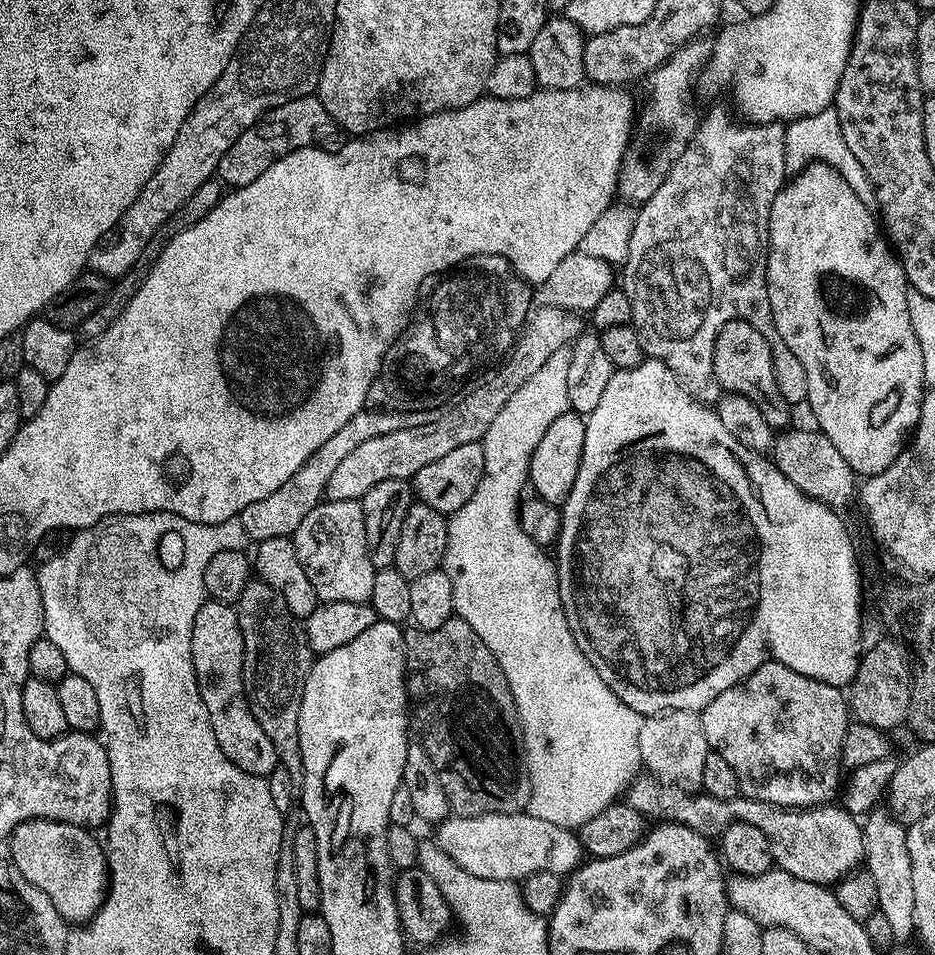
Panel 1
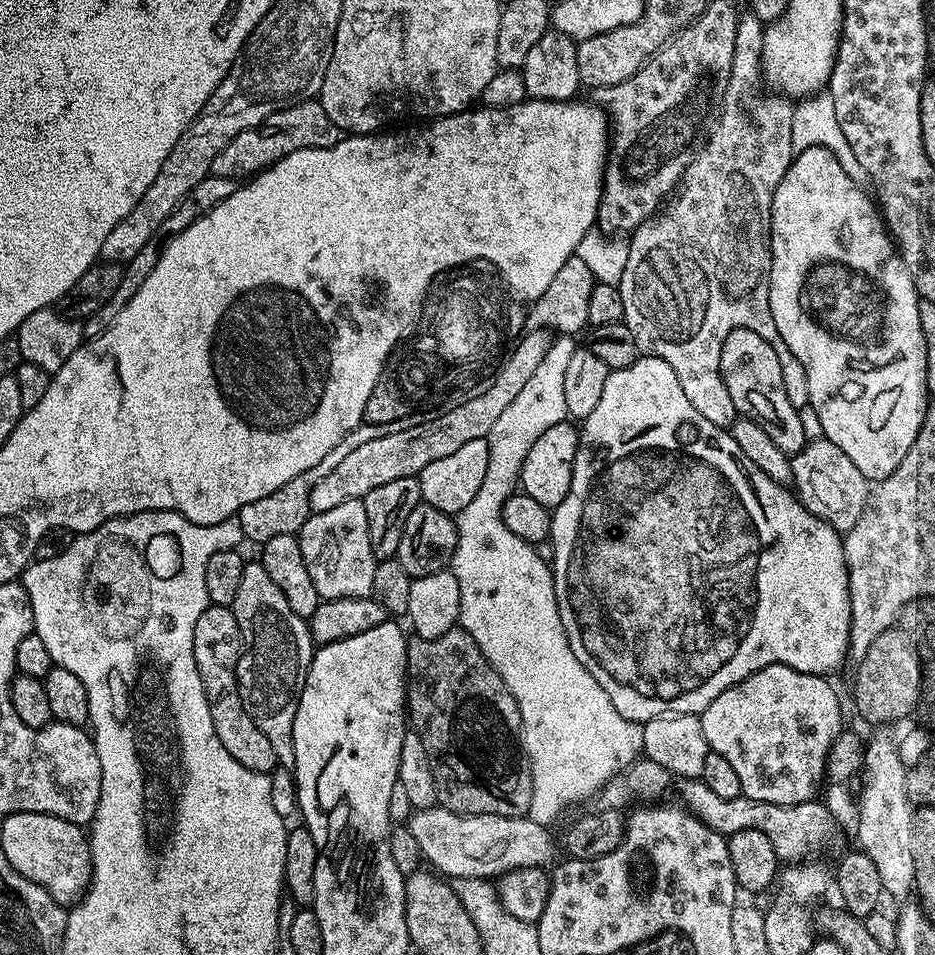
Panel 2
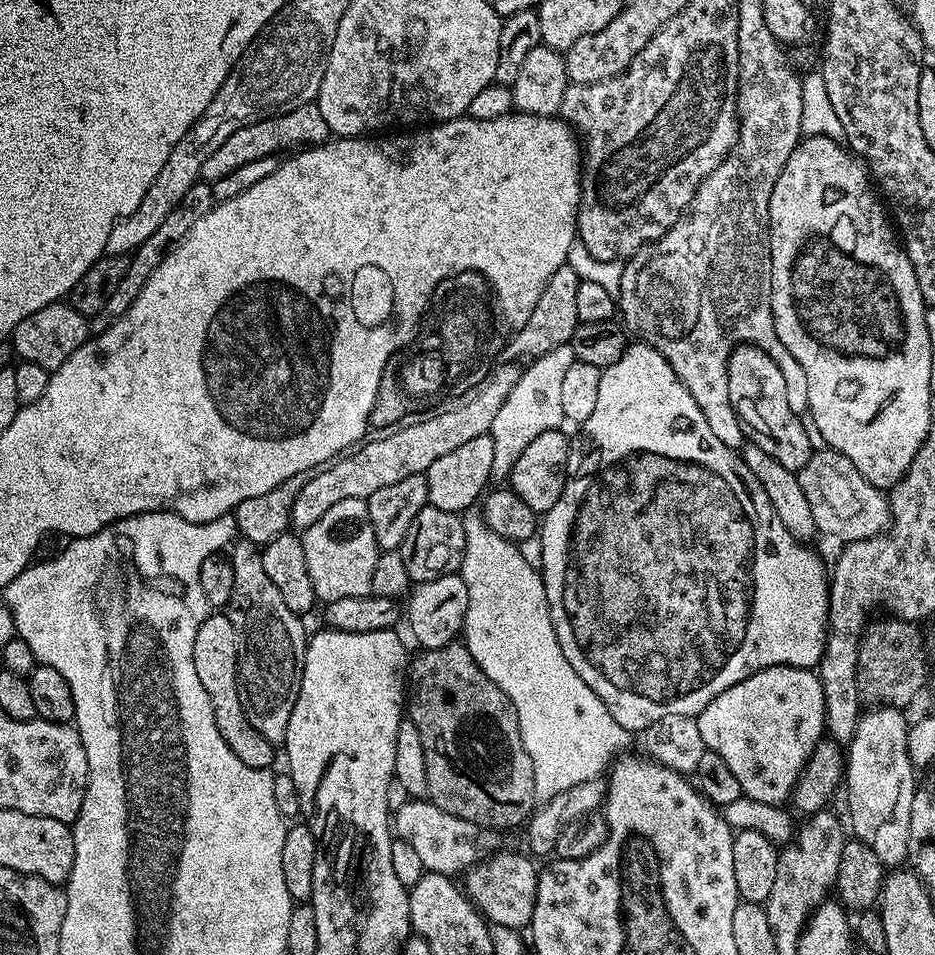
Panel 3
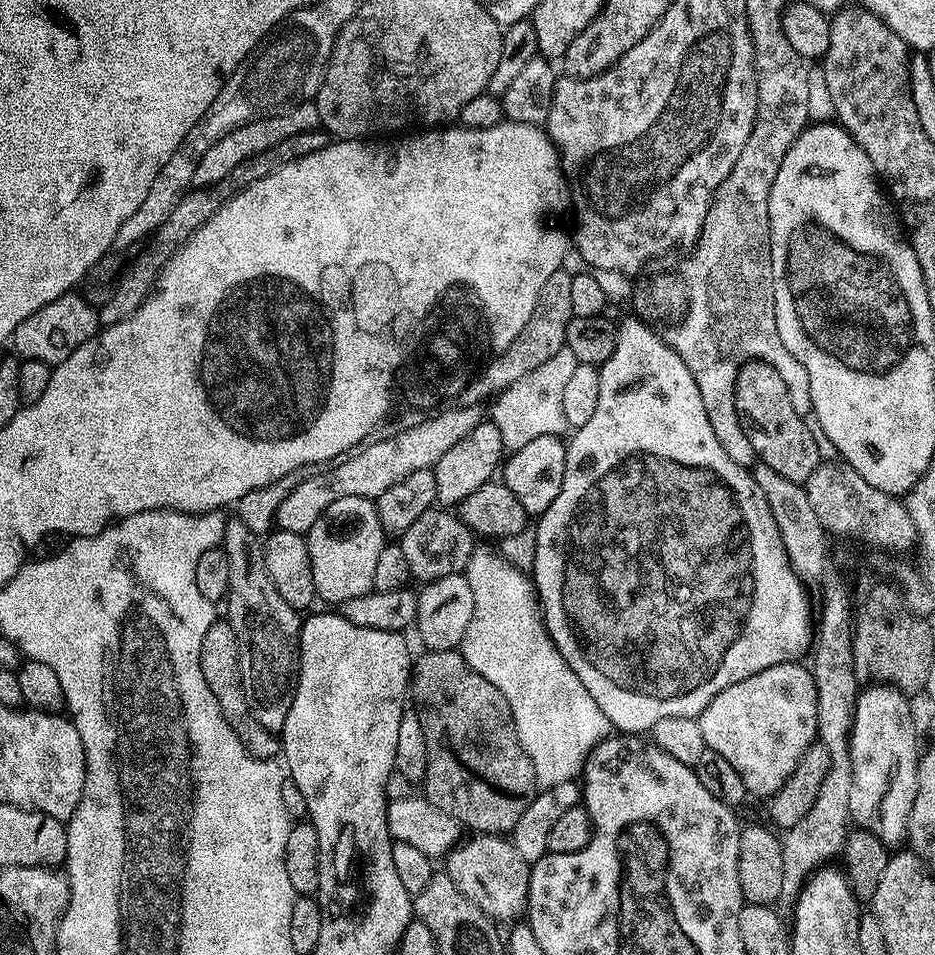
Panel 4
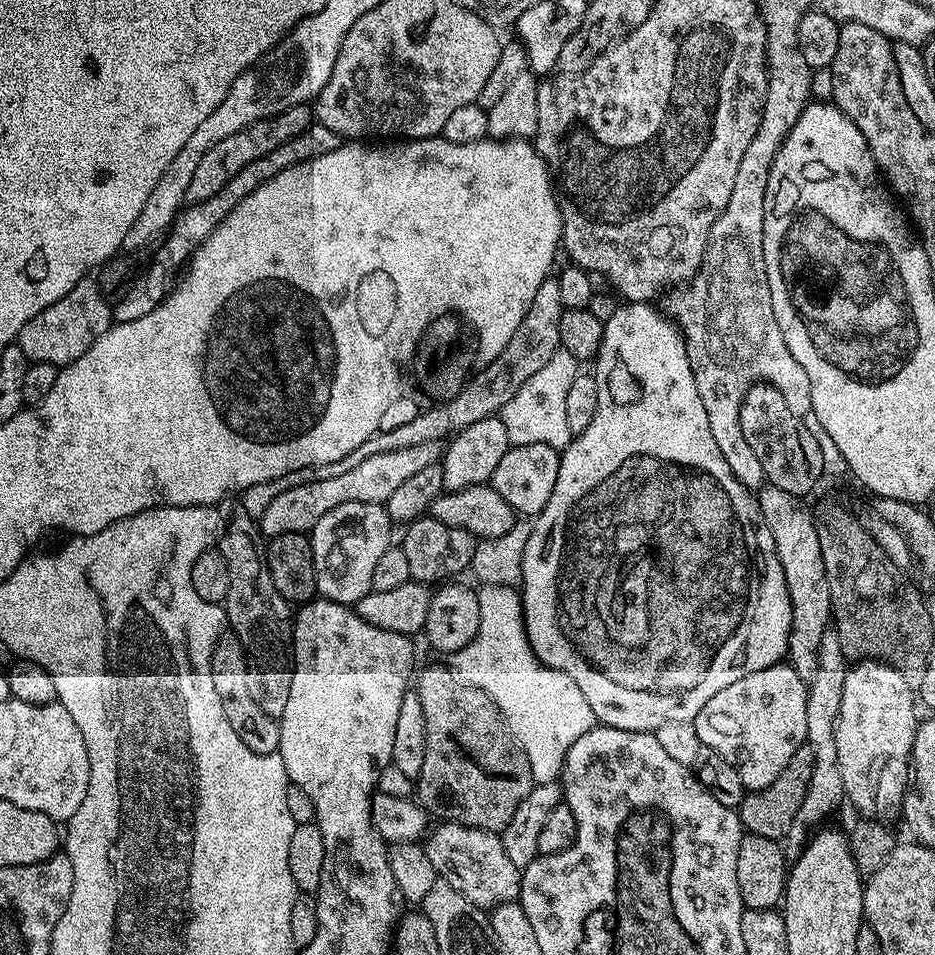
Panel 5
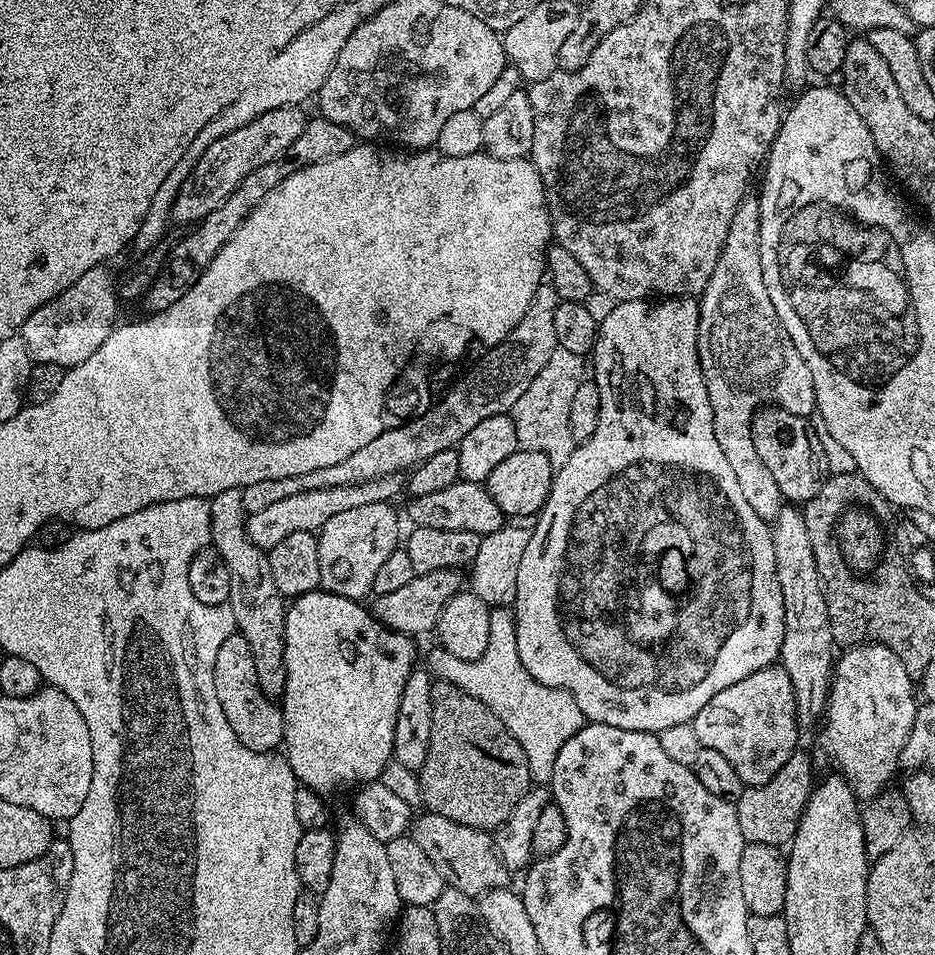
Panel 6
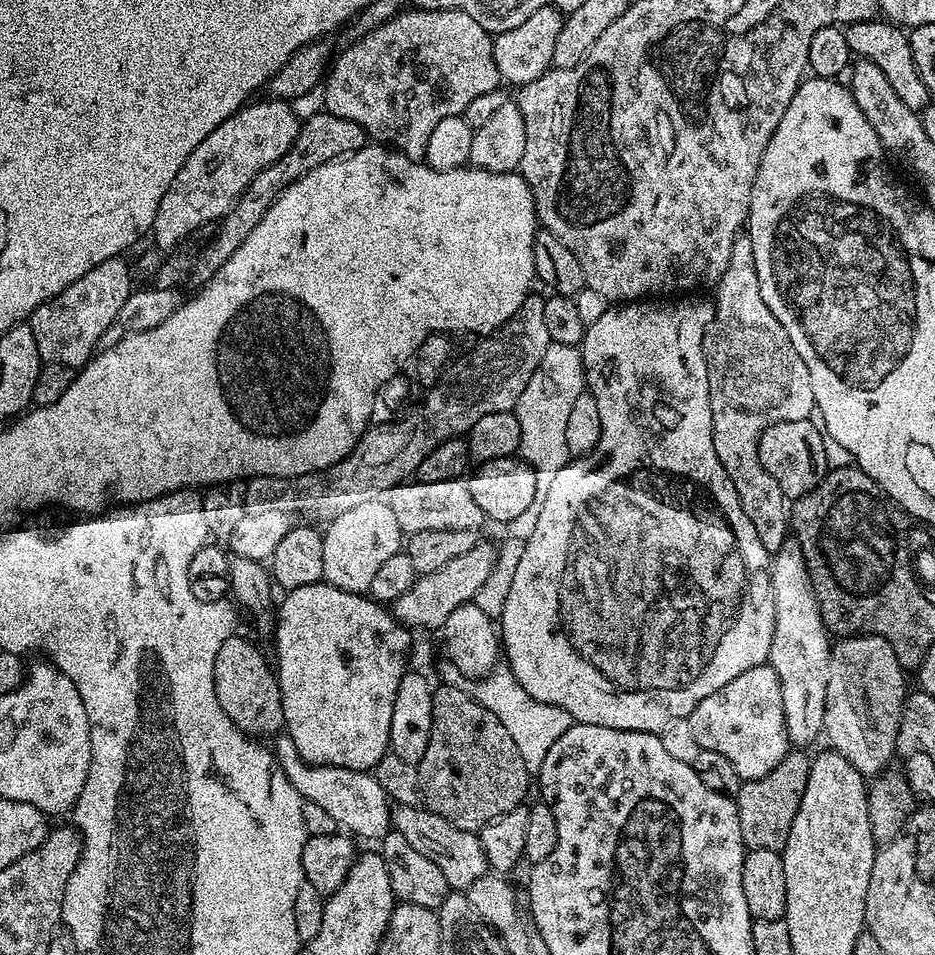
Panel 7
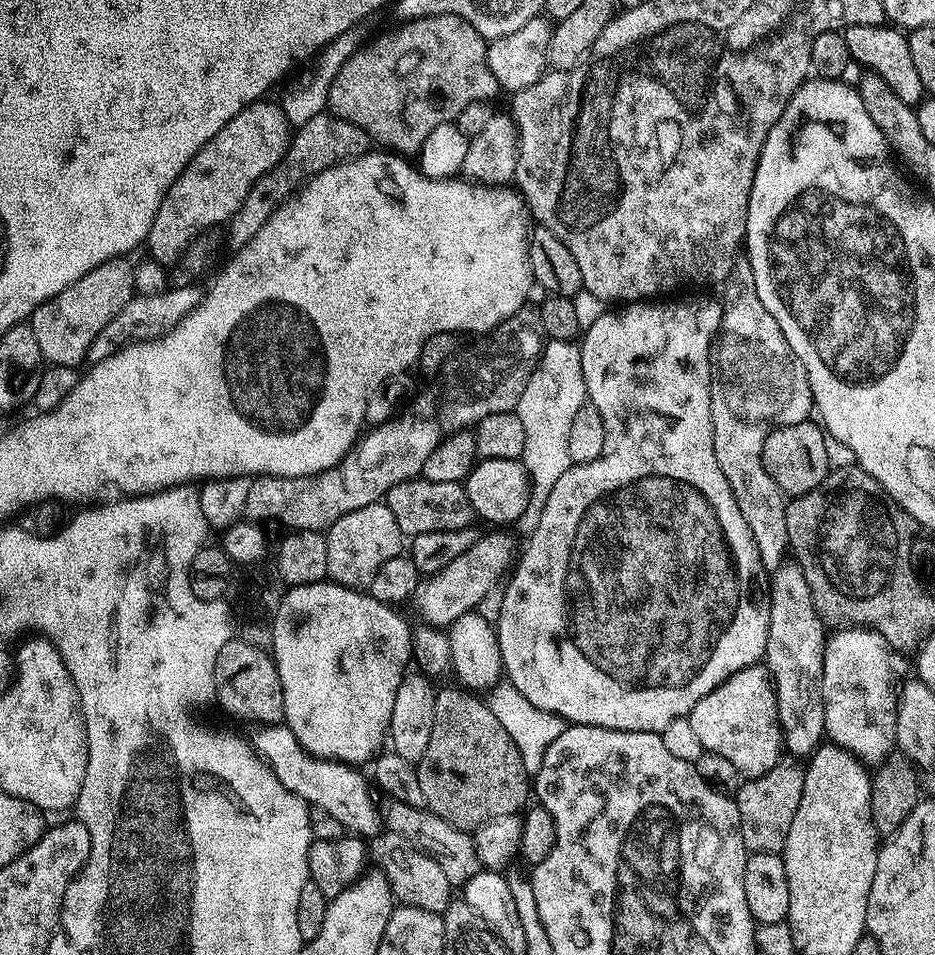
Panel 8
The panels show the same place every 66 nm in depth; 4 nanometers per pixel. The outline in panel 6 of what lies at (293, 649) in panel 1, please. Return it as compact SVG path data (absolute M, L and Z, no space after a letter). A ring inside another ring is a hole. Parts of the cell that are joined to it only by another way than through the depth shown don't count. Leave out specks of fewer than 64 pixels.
M241 489L222 490L222 494L208 500L208 505L212 531L211 547L215 548L218 554L222 554L222 562L226 562L226 570L230 570L230 594L227 605L234 614L236 632L242 638L246 638L246 646L250 646L250 654L254 654L254 674L258 674L258 686L262 694L273 698L283 697L286 686L286 600L281 596L278 586L274 586L268 553L265 549L254 546L254 542L250 542Z

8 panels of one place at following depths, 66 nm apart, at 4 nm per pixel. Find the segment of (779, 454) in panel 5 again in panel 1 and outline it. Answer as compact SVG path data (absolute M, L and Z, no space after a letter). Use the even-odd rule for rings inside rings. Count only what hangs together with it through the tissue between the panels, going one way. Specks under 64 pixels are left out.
M731 320L722 326L714 342L714 366L716 380L725 393L750 398L762 410L762 418L766 418L773 430L784 430L789 427L788 412L790 405L782 398L782 390L778 386L778 378L774 374L772 348L766 338L750 322Z

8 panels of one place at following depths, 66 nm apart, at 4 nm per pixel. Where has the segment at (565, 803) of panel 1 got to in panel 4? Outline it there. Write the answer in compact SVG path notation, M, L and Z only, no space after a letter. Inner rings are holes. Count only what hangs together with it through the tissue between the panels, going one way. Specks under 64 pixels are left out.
M561 354L542 362L538 370L530 370L526 378L518 378L514 386L495 397L490 422L498 426L502 442L509 453L517 452L542 434L560 436L569 431L566 414L562 414L562 393L566 390L568 379L574 375L577 362L573 356ZM484 546L473 552L466 575L470 582L470 591L474 593L474 614L470 626L466 626L464 641L459 653L464 660L482 676L486 682L498 686L512 711L512 721L520 744L526 750L534 766L536 783L541 789L558 786L558 782L576 780L581 775L584 759L592 747L608 739L613 731L611 722L598 710L598 702L590 698L590 690L578 682L578 674L558 654L548 632L544 629L544 613L540 610L540 597L536 594L536 585L527 571L519 572L511 568L496 552Z

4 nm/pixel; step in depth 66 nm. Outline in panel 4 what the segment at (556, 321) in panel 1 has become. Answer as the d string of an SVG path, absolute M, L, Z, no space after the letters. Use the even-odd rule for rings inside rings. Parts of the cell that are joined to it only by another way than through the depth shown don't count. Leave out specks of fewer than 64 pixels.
M469 406L443 412L410 430L399 432L394 438L366 446L366 450L346 462L331 465L324 472L312 473L310 478L298 482L298 486L294 486L290 494L286 494L282 506L278 506L276 511L275 527L306 534L312 529L314 522L318 522L320 515L334 506L334 502L338 502L338 498L375 498L418 470L435 469L438 458L442 458L446 450L452 449L457 442L462 442L462 438L466 438L470 430L482 423L480 411L479 407Z

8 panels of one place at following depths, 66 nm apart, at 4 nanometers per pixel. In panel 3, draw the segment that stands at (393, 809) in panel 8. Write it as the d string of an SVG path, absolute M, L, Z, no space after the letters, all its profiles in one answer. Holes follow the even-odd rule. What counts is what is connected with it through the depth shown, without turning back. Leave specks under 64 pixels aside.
M497 850L468 869L462 884L468 899L480 909L485 920L501 928L524 930L532 922L540 874L527 855L504 851Z

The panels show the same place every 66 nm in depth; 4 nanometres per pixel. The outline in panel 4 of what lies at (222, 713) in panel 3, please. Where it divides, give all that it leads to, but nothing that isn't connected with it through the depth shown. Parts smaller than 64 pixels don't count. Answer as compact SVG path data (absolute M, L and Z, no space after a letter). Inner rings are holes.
M217 619L206 632L202 640L202 674L206 674L206 686L210 695L216 699L216 707L226 718L230 730L238 734L238 742L254 758L270 760L279 757L282 752L282 740L279 735L254 718L250 714L250 706L246 706L246 694L240 681L240 663L238 662L238 638L234 638L234 630L228 625L227 619Z

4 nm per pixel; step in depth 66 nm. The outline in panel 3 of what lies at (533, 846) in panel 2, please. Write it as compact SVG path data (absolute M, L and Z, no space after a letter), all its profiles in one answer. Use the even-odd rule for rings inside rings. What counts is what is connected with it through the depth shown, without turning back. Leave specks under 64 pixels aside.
M409 798L406 806L394 813L394 832L399 839L410 842L410 846L421 856L422 866L427 871L450 877L455 877L456 872L467 873L468 869L501 847L500 840L496 837L499 835L495 831L485 830L479 824L466 822L454 814L446 814L446 810L442 810L427 798Z

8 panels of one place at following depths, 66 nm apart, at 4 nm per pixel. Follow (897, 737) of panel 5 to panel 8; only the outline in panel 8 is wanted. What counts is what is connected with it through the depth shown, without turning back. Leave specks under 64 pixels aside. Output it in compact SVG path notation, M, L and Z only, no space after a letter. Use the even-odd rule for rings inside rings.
M844 626L827 637L820 679L827 739L853 752L865 765L881 764L896 748L896 701L888 643L872 628Z

